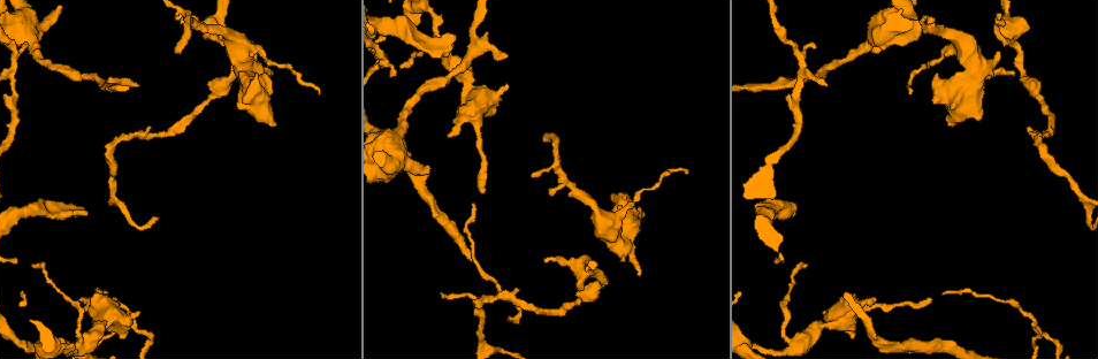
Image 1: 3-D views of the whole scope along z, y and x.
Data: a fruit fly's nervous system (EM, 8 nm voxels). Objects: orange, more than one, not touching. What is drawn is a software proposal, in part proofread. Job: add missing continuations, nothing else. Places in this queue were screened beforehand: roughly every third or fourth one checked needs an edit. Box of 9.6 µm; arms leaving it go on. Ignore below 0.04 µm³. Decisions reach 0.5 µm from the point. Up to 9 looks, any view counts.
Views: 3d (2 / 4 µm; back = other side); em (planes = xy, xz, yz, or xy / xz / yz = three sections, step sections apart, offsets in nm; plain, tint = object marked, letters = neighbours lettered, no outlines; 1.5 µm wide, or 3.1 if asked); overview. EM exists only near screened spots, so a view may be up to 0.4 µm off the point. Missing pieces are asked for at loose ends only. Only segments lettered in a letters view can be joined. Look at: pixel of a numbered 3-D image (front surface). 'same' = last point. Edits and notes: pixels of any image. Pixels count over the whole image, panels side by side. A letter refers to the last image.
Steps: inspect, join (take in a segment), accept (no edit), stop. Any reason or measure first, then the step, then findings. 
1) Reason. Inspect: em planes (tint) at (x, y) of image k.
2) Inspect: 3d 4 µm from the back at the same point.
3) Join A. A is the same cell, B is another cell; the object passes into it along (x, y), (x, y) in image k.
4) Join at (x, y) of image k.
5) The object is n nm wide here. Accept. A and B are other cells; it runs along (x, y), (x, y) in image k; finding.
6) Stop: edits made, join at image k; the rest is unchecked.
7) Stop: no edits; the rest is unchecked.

Branch stops here. Inspect: em planes (letters) at (505, 57) of image 1.

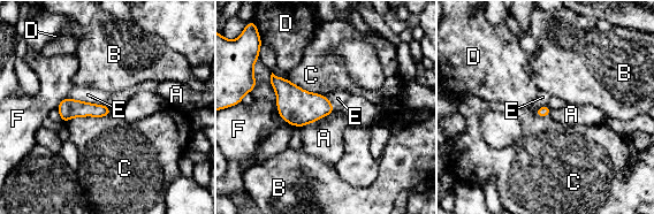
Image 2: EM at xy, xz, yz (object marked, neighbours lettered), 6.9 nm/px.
Accept. A, B, C, D, E and F are other cells; a border runs along (331, 113), (303, 125) in image 2; no lettered segment goes on from it.

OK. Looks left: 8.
Free end. Inspect: em xz step 4 (letters) at (176, 53) of image 1.

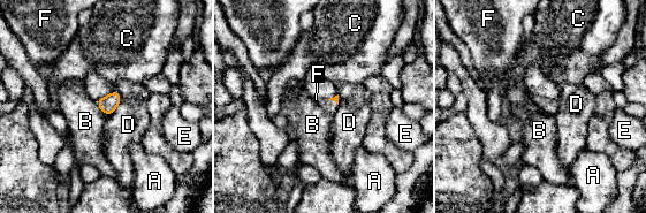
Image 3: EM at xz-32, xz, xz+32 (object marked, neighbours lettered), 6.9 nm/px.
Cut it another way. Inspect: em planes (letters) at the same point.

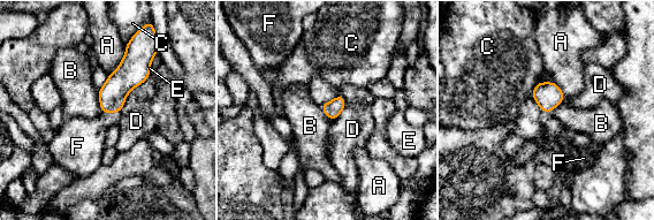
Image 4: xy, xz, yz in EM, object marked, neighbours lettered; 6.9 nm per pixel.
The object is 120 nm wide here. Join F. F is the same cell, A, B, C, D and E are other cells; it goes on there.

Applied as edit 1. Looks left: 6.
Inspect: overview.

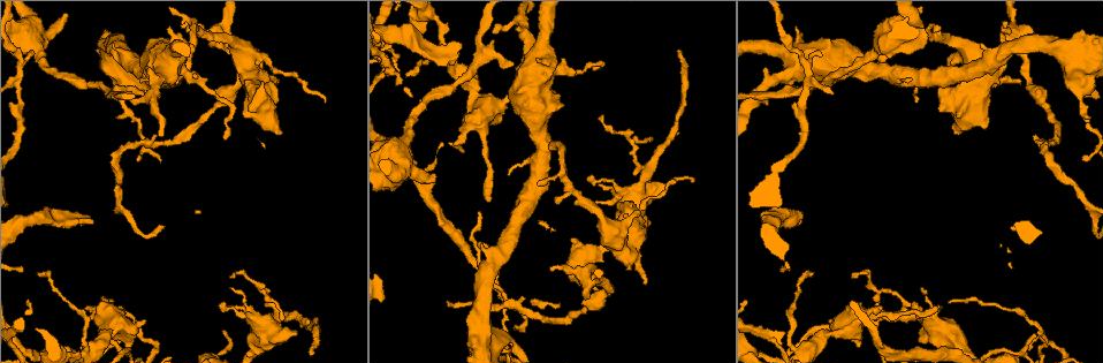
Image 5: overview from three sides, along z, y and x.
End of a long branch. Inspect: 3d 2 µm at (459, 44) of image 5.

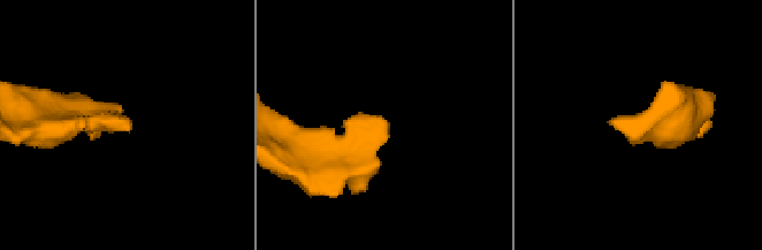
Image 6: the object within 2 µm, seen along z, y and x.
Inspect: em 3.1 µm planes (plain) at (387, 120) of image 6.

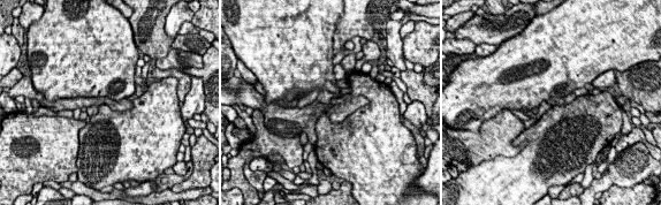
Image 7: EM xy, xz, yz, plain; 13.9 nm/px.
Inspect: em 3.1 µm planes (letters) at the same point.

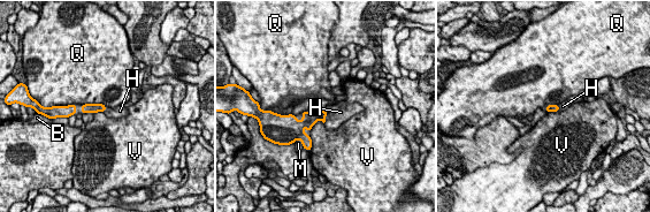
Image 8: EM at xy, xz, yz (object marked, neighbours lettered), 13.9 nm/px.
Join H. H is the same cell, B, M, Q and V are other cells; the object passes into it along (310, 119), (324, 118), (341, 112) in image 8; it goes on there.

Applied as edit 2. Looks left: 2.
Stop: edits made, join at image 4, join at image 8; the rest is unchecked.

